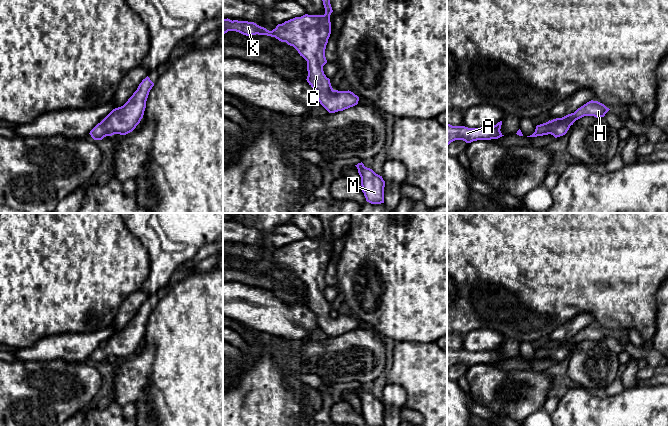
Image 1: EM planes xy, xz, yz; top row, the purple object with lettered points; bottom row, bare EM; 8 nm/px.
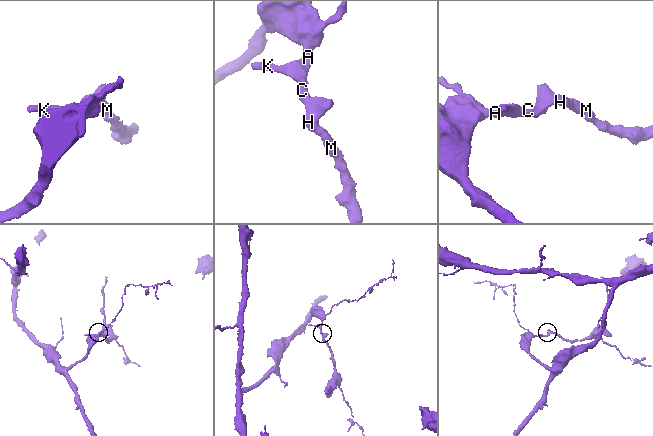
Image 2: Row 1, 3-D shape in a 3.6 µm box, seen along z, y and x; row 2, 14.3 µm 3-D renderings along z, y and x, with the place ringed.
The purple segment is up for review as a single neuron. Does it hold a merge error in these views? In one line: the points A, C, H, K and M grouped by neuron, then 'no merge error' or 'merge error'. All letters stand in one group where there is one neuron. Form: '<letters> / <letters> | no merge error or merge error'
A C H K M | no merge error

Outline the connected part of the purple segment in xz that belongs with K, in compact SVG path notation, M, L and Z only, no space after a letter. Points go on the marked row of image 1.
M322 0L324 15L295 17L278 24L272 31L254 22L223 19L223 34L236 31L246 36L267 35L293 46L307 61L307 82L315 90L320 104L329 112L343 111L358 104L359 97L351 91L334 90L323 66L327 63L325 49L331 34L330 0Z

